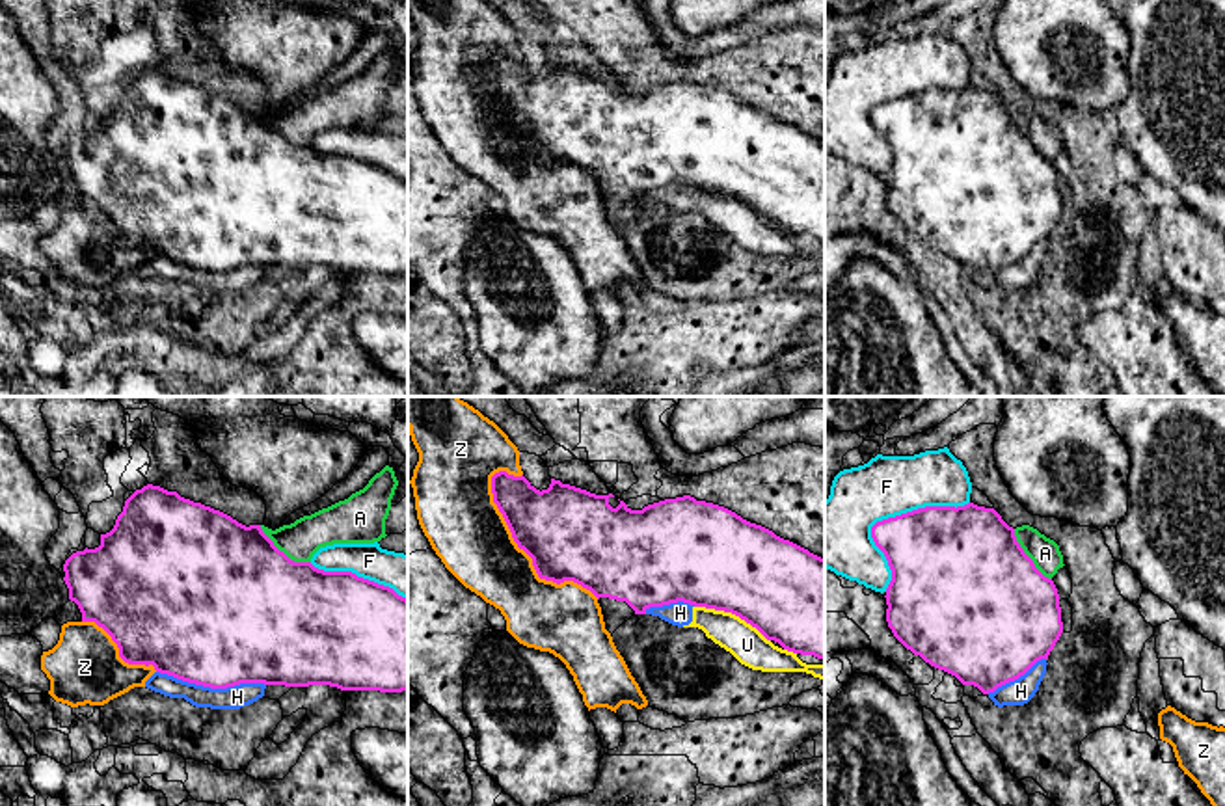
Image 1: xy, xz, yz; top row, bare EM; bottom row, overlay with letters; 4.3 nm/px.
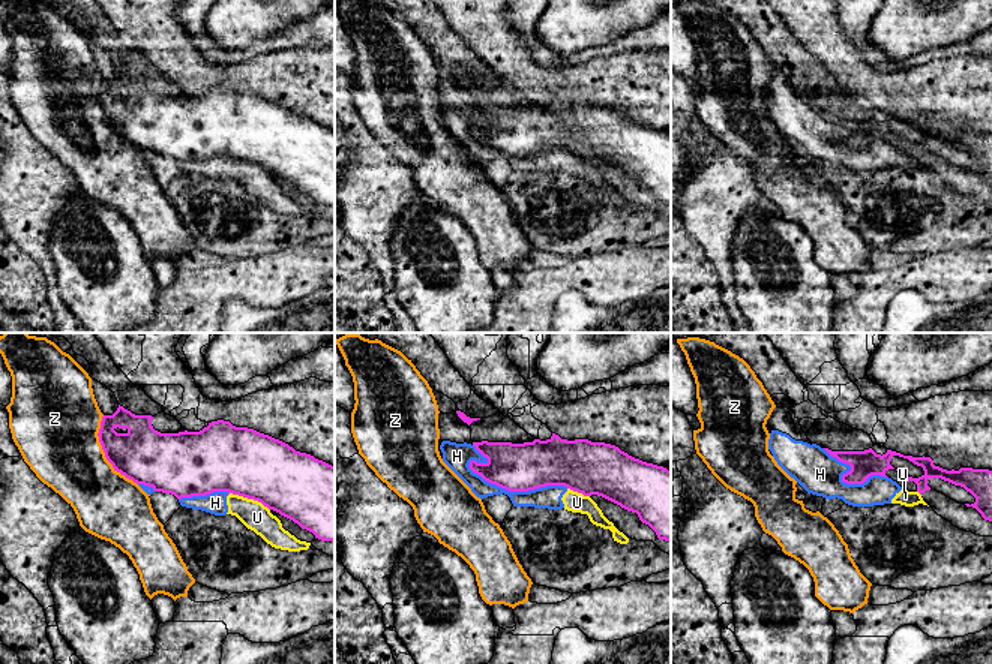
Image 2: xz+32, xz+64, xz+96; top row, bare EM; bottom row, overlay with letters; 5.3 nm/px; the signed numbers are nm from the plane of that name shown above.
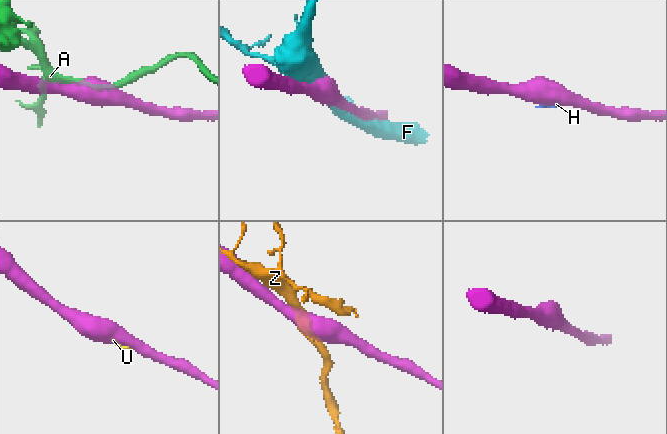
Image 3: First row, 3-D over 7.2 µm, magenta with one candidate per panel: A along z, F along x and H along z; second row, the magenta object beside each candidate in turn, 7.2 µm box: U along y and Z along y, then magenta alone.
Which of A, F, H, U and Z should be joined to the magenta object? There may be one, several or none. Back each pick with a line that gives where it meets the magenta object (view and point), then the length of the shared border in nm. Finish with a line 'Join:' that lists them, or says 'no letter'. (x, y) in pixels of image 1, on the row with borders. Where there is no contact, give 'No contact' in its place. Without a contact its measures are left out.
Join: no letter

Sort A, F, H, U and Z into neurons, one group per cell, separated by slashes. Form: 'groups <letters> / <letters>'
groups A / F / H U / Z

